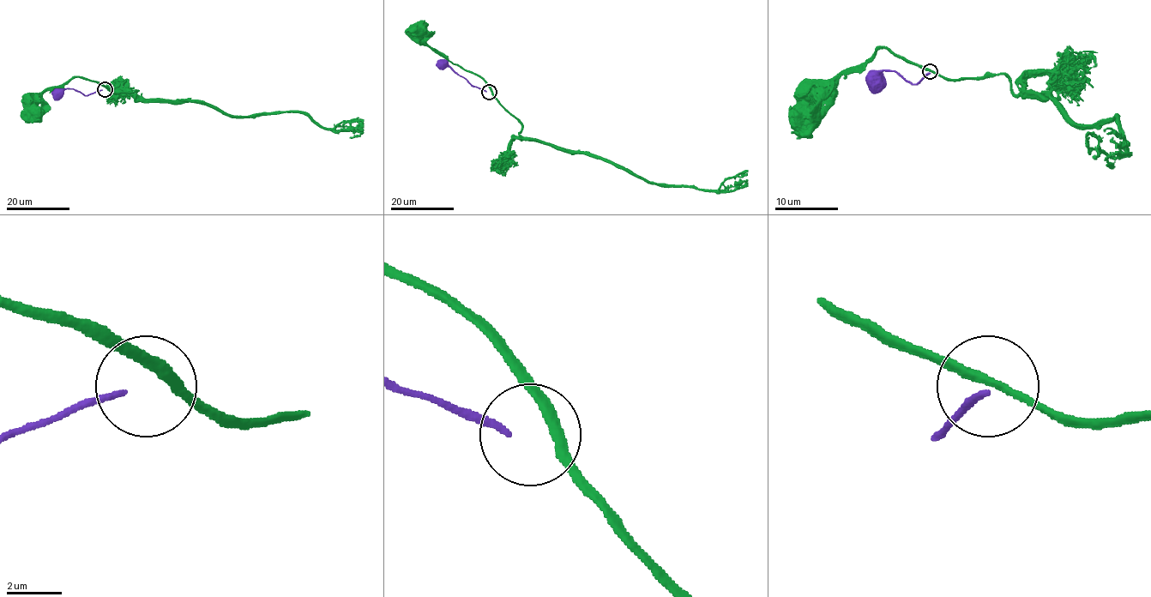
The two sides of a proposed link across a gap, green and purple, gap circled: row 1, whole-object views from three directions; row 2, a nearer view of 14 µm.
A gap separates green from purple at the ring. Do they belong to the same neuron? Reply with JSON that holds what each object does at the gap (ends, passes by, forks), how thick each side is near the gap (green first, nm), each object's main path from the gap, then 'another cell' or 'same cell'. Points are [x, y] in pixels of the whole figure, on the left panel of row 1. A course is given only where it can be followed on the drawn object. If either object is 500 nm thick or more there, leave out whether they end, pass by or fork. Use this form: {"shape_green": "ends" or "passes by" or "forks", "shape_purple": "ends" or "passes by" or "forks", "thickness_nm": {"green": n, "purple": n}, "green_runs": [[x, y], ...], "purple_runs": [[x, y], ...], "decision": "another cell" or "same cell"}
{"shape_green": "passes by", "shape_purple": "ends", "thickness_nm": {"green": 360, "purple": 220}, "green_runs": [[105, 88], [80, 77], [69, 80], [42, 94], [45, 103], [37, 114]], "purple_runs": [[102, 90], [84, 95], [67, 88], [59, 95], [57, 93]], "decision": "another cell"}

